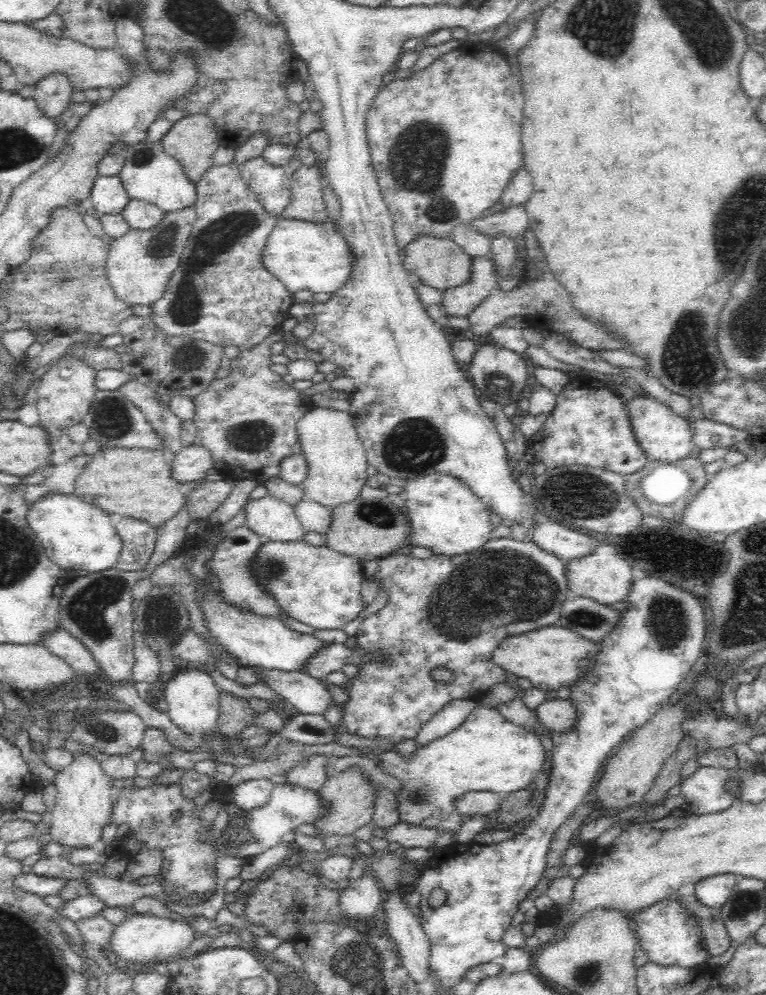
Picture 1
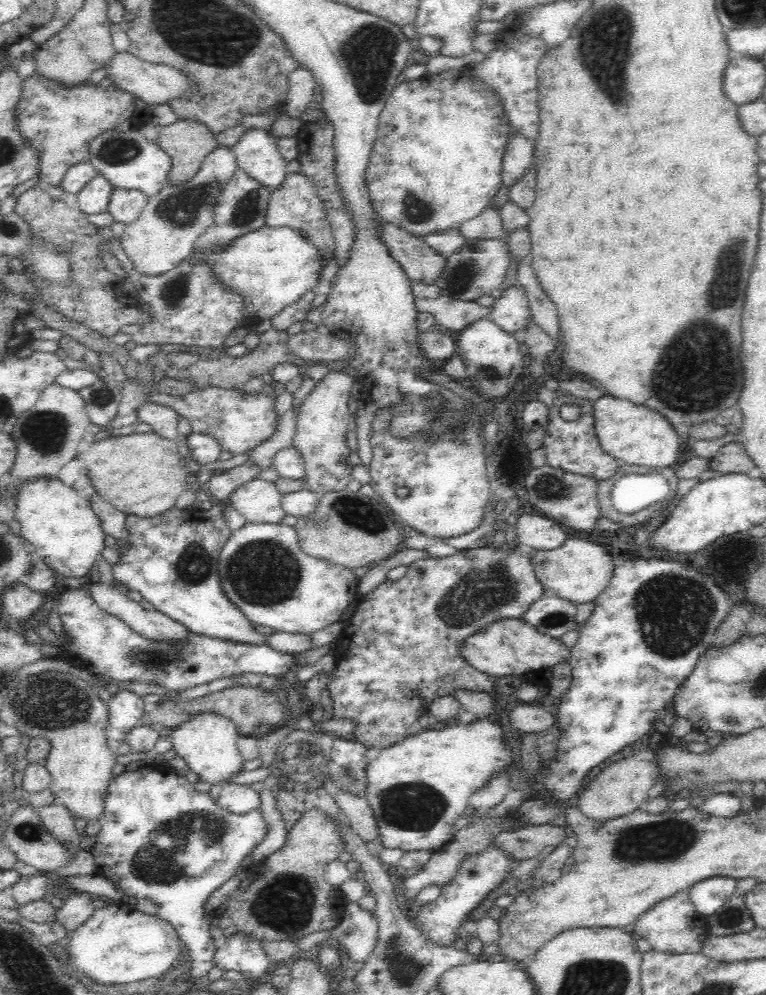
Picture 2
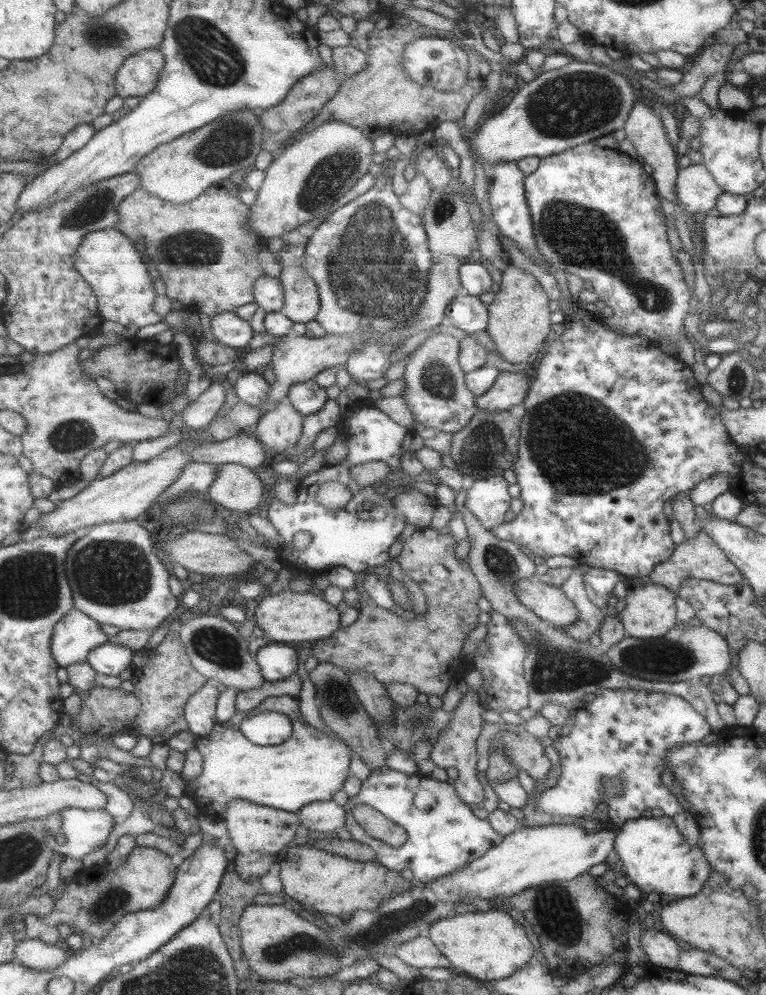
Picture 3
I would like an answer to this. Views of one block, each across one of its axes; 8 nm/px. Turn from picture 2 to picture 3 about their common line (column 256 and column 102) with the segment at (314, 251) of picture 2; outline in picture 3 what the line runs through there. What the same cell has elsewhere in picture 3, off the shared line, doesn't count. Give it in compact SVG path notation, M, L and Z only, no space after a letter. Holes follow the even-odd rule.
M108 228L90 232L74 254L74 265L98 296L104 320L125 328L143 328L163 322L163 317L153 308L157 292L147 272L147 262L130 237L120 230Z

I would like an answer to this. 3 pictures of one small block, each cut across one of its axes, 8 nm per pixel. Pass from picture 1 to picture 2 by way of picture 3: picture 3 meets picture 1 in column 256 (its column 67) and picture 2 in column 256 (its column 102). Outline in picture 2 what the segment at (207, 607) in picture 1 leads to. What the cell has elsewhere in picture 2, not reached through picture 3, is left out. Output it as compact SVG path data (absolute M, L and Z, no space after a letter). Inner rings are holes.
M213 503L211 508L178 510L170 508L164 515L142 519L130 515L127 519L127 528L133 538L133 546L126 554L120 548L120 561L112 566L112 574L117 583L124 584L126 588L138 591L144 600L148 600L156 610L180 622L193 634L209 636L220 640L232 641L236 644L253 644L262 646L268 644L268 637L258 632L256 626L243 610L233 604L223 592L219 573L219 557L224 544L228 543L233 531L227 526L226 511L221 503Z

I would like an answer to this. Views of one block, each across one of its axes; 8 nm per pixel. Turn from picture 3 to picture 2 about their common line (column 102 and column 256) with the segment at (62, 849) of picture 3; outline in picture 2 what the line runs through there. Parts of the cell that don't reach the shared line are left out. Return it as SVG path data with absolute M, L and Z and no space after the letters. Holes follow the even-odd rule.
M144 765L136 771L124 771L119 775L114 775L110 781L110 786L108 786L108 792L106 792L104 801L105 810L99 818L100 832L98 832L98 836L96 836L94 842L87 847L93 855L94 863L97 866L95 873L104 875L116 885L116 888L120 887L124 889L124 894L134 897L137 900L138 910L151 915L158 915L160 918L166 919L170 924L174 925L180 940L186 943L185 948L187 948L187 951L185 952L185 955L190 959L188 976L197 979L205 978L206 974L208 975L208 972L210 972L215 965L213 958L217 951L217 947L214 945L212 934L210 934L210 922L211 916L213 915L212 913L206 912L204 906L206 906L210 894L212 894L217 888L220 888L226 880L230 880L232 875L238 870L242 860L244 860L244 858L246 858L246 856L248 856L248 854L250 854L250 852L252 852L252 850L254 850L254 848L266 838L266 834L268 834L268 824L264 822L264 814L262 814L260 809L241 814L229 812L226 808L220 806L217 799L210 798L208 790L206 792L198 792L193 777L178 776L176 773L162 773L160 770ZM212 844L218 848L218 856L216 856L216 860L214 860L212 864L200 864L200 862L204 860L204 856L208 856L208 848L212 848Z

